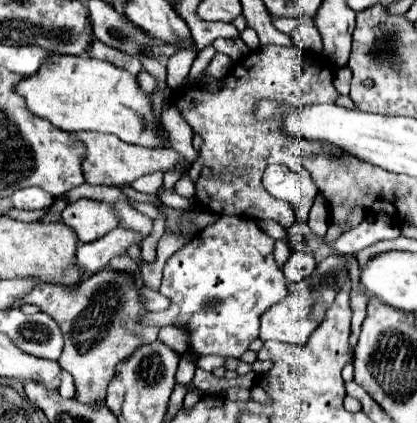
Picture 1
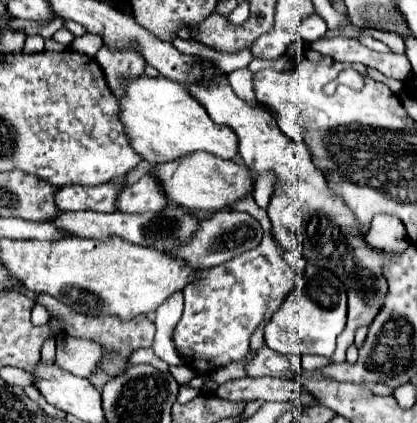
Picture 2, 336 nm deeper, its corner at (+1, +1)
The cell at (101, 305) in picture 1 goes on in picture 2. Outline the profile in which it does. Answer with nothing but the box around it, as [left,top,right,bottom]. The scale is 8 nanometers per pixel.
[129,348,169,372]

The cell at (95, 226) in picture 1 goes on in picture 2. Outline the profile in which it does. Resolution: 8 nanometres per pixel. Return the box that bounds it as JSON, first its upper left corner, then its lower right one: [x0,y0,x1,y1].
[119,174,169,214]

